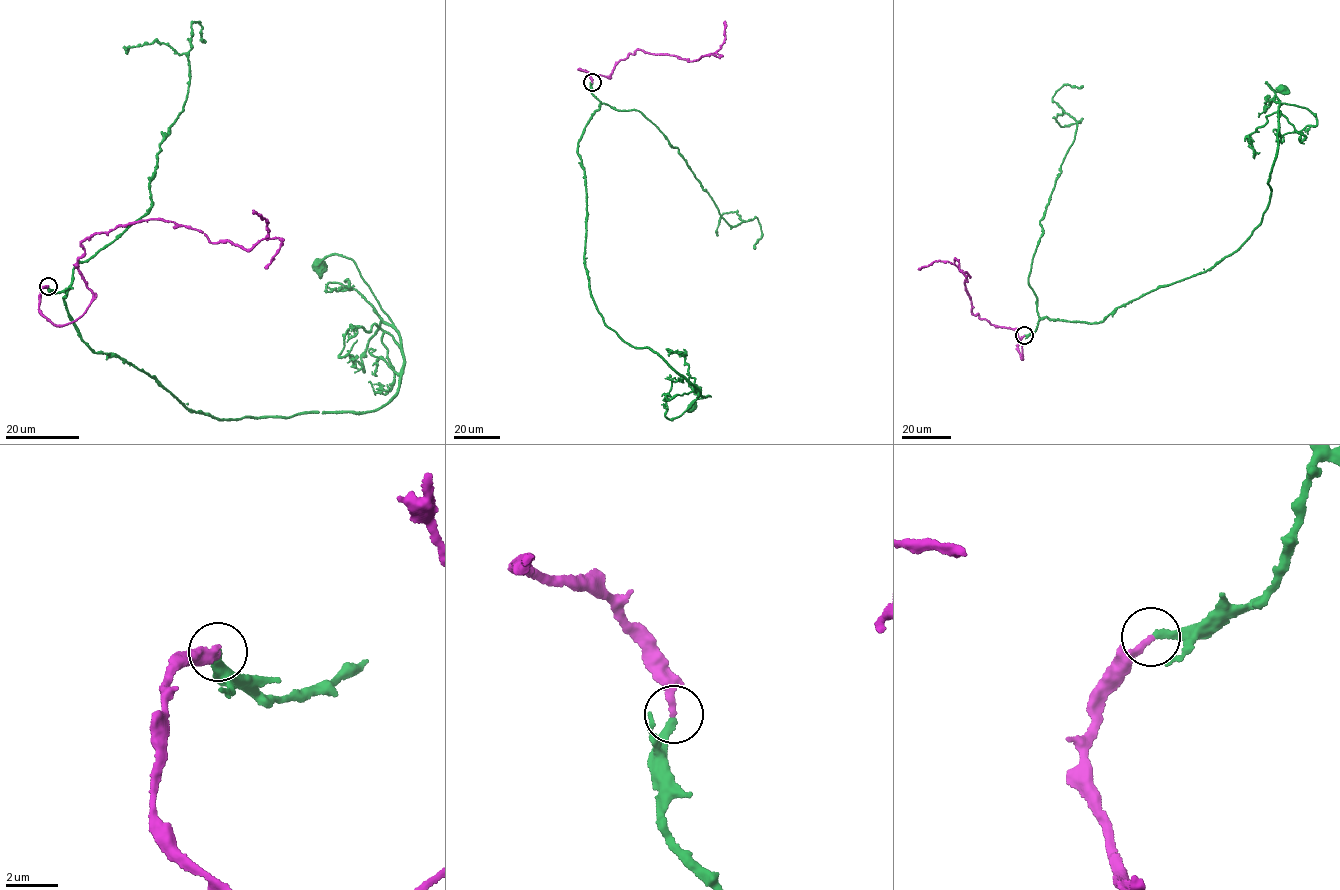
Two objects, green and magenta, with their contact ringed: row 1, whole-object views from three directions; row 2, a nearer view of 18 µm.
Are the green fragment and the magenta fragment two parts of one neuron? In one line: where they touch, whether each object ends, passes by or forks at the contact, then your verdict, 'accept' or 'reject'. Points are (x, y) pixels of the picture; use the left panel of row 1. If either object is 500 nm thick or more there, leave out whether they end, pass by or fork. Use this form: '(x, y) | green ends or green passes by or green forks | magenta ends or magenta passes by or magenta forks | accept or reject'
(48, 286) | green ends | magenta ends | accept

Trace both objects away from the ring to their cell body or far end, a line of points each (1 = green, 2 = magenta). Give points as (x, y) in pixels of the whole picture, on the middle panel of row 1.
1: (592, 82), (599, 108), (577, 148), (590, 295), (604, 324), (711, 396), (691, 407)
2: (592, 82), (578, 69), (607, 77), (636, 50), (688, 61), (715, 52), (723, 41), (725, 22)

